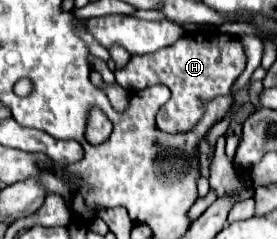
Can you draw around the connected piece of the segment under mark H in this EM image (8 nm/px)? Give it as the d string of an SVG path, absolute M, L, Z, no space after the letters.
M213 32L213 36L187 34L177 44L143 56L131 56L127 66L115 70L117 84L131 90L163 84L171 90L171 100L159 110L157 126L169 134L185 134L195 128L205 112L205 104L217 96L227 96L233 82L245 70L245 50L235 36Z

